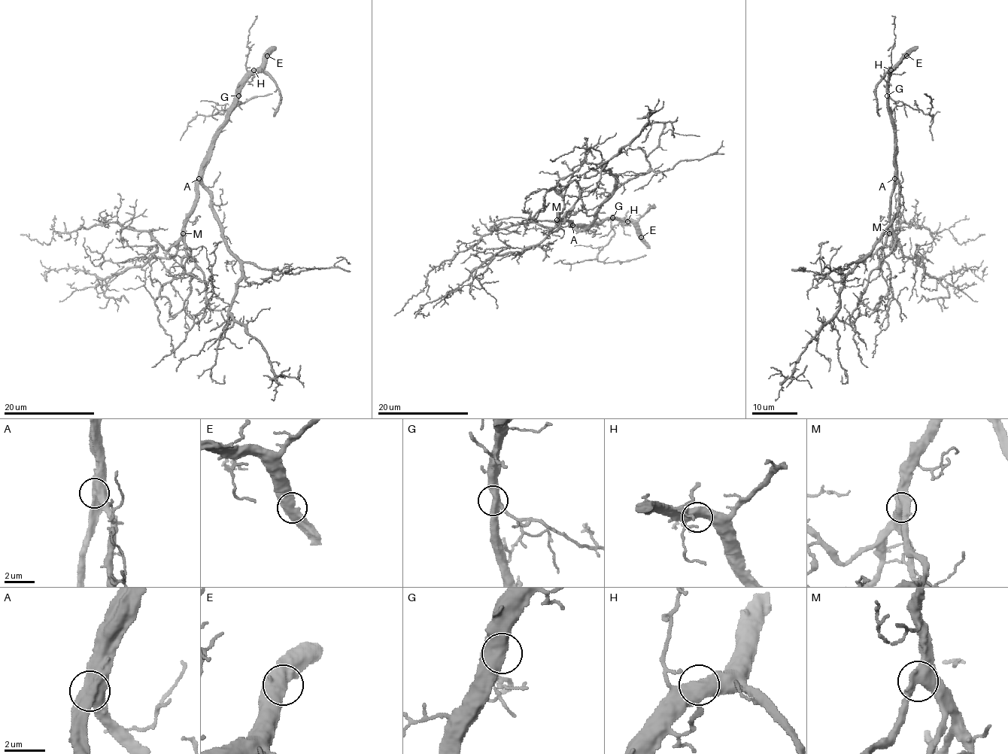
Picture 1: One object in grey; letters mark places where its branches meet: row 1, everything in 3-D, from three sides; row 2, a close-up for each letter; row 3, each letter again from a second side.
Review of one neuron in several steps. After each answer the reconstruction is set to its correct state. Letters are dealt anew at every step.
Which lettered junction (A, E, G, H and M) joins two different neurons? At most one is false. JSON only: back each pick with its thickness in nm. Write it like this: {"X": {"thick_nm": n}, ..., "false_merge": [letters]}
{"false_merge": []}

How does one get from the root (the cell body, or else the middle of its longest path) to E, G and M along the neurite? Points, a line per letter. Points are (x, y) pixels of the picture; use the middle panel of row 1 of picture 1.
E: (578, 229), (576, 226), (593, 226), (603, 219), (627, 219), (641, 237)
G: (578, 229), (576, 226), (590, 226), (603, 219), (612, 217)
M: (578, 229), (569, 221), (557, 220)

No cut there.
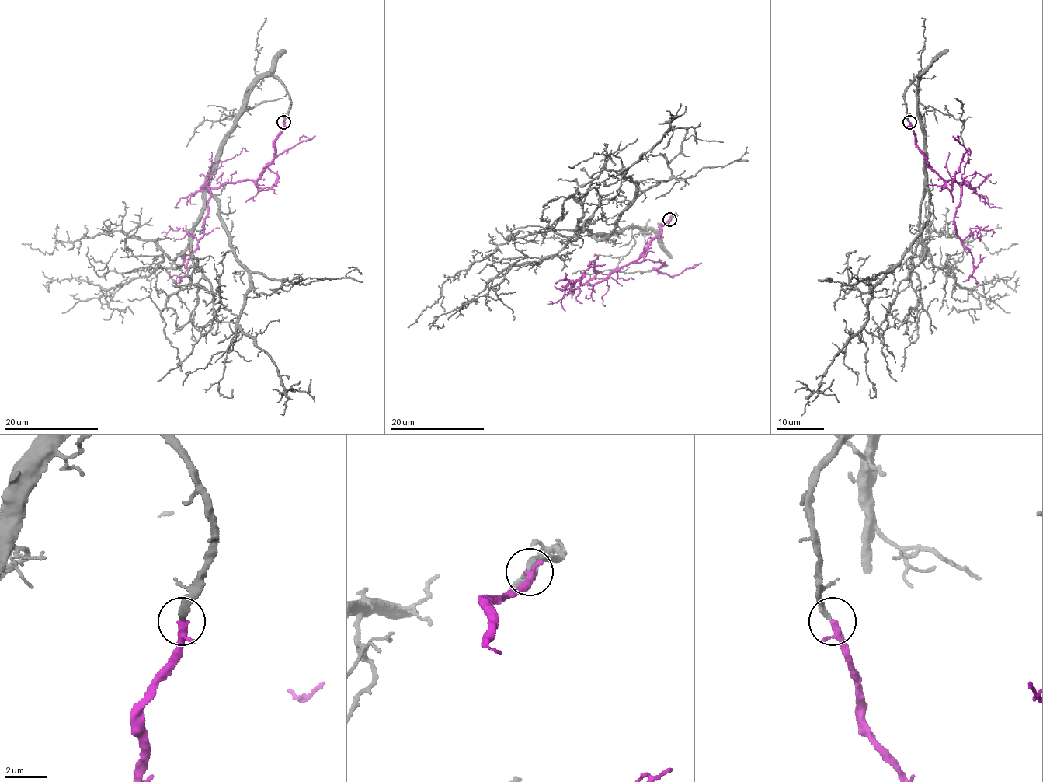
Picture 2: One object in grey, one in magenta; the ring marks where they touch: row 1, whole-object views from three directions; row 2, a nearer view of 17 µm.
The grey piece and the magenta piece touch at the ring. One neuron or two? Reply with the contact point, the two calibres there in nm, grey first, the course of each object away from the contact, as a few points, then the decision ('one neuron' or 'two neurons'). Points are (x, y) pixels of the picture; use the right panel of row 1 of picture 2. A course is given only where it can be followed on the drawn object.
(909, 122) | 320/280 nm | grey via (909, 121), (905, 92), (919, 75), (927, 224), (874, 287), (865, 325), (836, 355), (818, 392), (833, 378) | magenta via (909, 122), (916, 144), (943, 180), (974, 188), (962, 183), (954, 217), (957, 235), (973, 256), (973, 277) | one neuron

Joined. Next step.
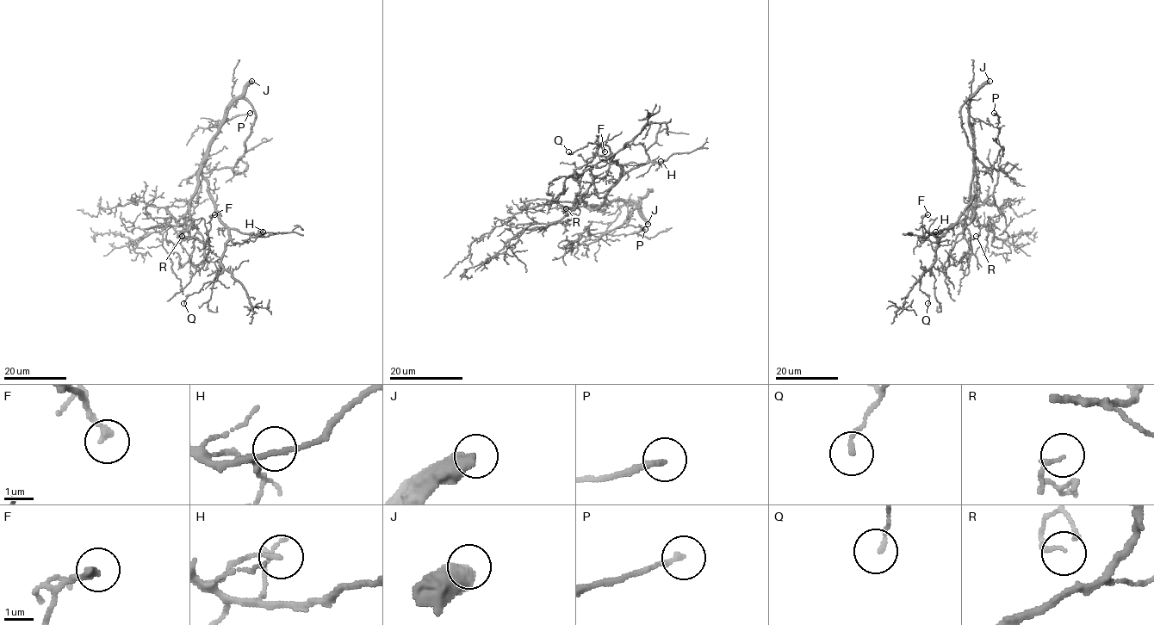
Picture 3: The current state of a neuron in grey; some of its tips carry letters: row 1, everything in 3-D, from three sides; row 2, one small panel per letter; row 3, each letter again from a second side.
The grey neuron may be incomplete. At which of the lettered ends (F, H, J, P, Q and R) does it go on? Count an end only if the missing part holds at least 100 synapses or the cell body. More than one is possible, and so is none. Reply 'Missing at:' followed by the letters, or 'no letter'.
Missing at: J

